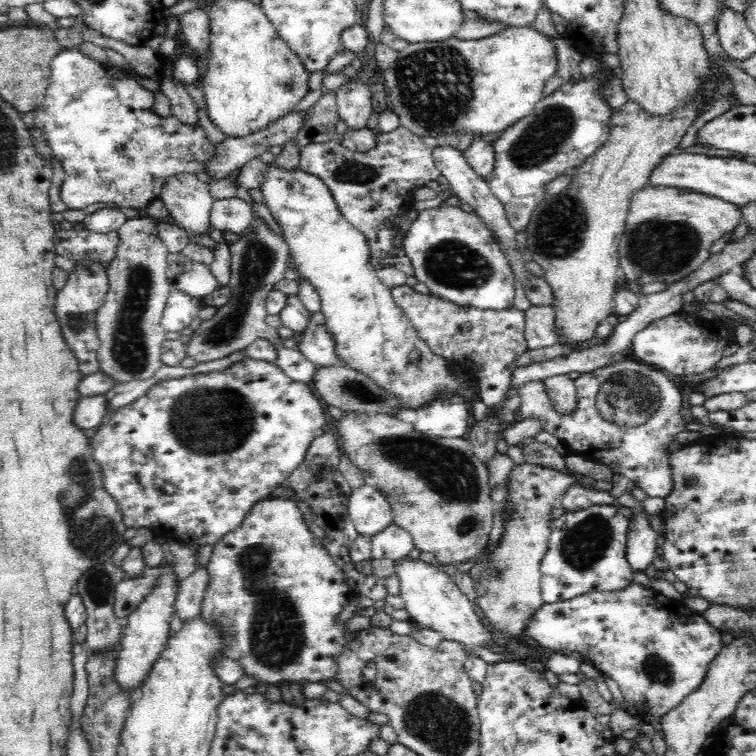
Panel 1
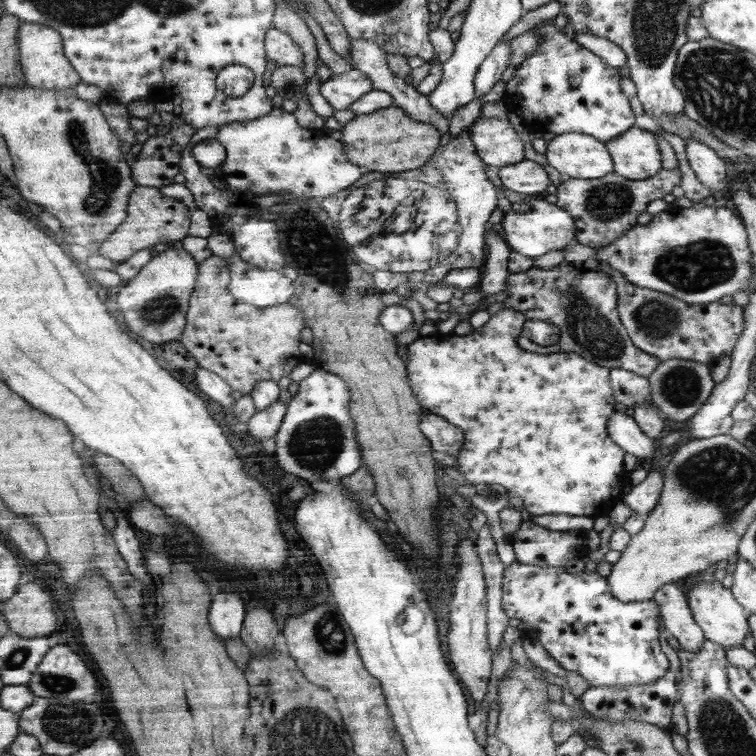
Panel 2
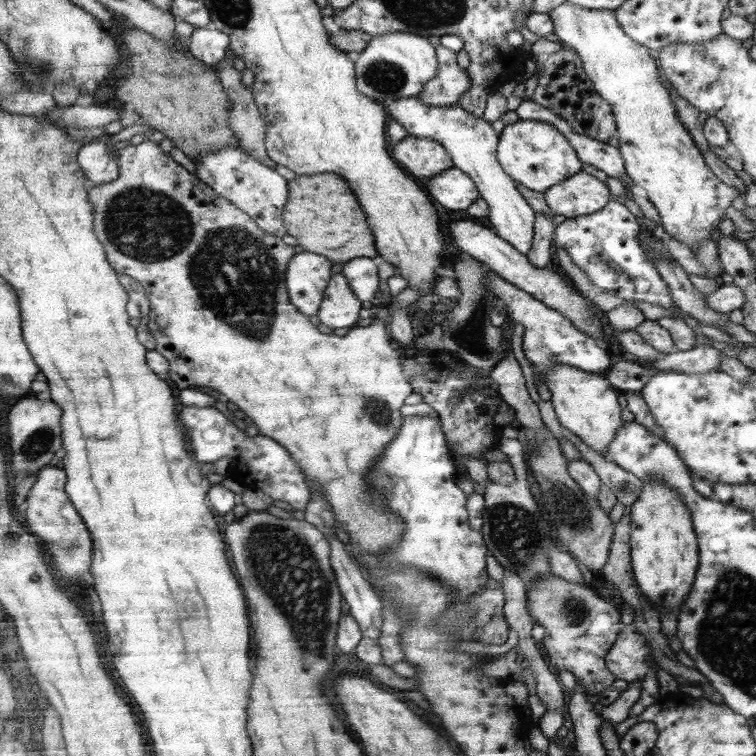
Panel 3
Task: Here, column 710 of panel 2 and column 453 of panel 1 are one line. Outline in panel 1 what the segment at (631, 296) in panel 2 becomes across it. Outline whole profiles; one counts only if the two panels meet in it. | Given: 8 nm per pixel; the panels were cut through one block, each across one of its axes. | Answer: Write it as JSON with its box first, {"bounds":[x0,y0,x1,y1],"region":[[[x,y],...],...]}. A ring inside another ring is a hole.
{"bounds":[391,285,528,408],"region":[[[408,285],[395,286],[391,289],[392,298],[408,320],[414,322],[418,337],[427,343],[432,352],[443,357],[479,383],[480,398],[488,408],[501,408],[508,400],[508,390],[512,389],[509,364],[528,351],[524,337],[525,312],[514,306],[504,310],[484,310],[460,306],[445,301],[434,294],[422,294]],[[430,296],[430,326],[418,326],[418,320],[424,320],[426,306]],[[476,370],[476,375],[474,375]]]}

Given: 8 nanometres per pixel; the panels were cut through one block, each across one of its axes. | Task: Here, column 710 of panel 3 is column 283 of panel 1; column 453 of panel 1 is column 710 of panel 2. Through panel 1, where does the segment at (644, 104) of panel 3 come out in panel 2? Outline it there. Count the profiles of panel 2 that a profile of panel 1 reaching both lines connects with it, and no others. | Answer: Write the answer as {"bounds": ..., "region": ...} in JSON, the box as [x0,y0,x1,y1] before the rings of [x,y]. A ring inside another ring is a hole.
{"bounds":[647,359,715,422],"region":[[[670,359],[660,361],[658,369],[647,379],[651,389],[651,402],[664,419],[675,422],[689,421],[708,402],[715,389],[710,365],[692,360]]]}

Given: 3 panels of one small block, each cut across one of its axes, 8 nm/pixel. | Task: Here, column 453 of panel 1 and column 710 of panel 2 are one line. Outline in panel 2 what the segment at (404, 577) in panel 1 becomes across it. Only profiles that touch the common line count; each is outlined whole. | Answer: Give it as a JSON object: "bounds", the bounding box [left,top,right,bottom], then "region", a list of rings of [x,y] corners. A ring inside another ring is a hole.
{"bounds":[684,575,750,648],"region":[[[703,575],[698,583],[690,580],[684,582],[684,587],[693,620],[700,626],[705,640],[715,642],[724,648],[736,648],[738,644],[742,644],[744,636],[748,634],[746,622],[749,622],[750,614],[746,612],[746,607],[736,602],[737,598],[732,596],[730,589],[724,588],[718,578],[705,579]]]}

